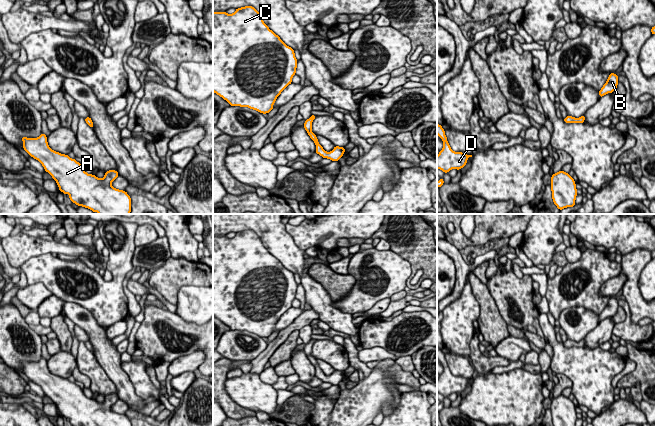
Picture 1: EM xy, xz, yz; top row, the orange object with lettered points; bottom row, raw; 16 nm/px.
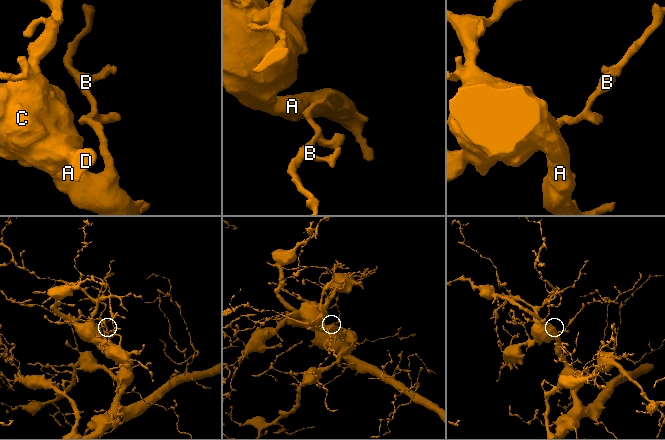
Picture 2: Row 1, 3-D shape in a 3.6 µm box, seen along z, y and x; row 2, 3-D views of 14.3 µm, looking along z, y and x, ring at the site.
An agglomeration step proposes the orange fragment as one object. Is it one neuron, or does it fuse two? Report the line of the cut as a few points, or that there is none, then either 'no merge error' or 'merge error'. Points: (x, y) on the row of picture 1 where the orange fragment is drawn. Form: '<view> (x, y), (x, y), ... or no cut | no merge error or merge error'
no cut | no merge error

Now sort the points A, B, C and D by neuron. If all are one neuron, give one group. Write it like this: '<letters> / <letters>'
A B C D

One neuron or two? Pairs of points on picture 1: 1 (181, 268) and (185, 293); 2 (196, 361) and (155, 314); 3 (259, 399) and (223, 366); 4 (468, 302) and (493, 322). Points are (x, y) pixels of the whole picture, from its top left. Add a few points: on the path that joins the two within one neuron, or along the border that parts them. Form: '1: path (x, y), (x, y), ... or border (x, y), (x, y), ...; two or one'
1: border (202, 285), (183, 285), (178, 291), (176, 305); two
2: border (202, 350), (179, 356), (170, 363); two
3: border (226, 378), (225, 391), (233, 401); two
4: border (471, 289), (479, 306), (477, 320); two

